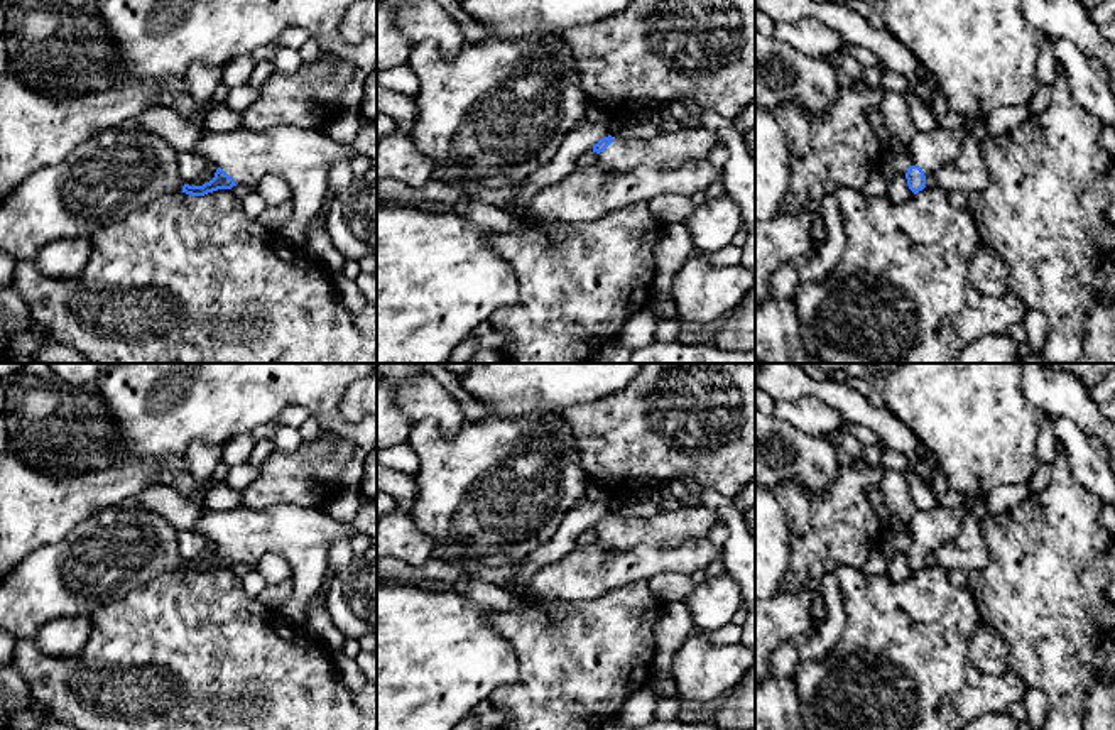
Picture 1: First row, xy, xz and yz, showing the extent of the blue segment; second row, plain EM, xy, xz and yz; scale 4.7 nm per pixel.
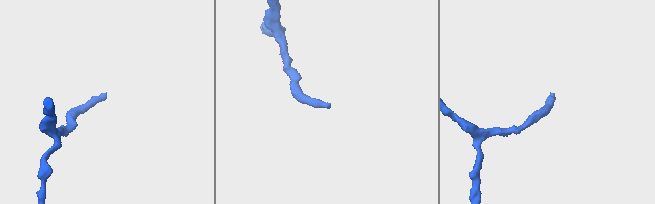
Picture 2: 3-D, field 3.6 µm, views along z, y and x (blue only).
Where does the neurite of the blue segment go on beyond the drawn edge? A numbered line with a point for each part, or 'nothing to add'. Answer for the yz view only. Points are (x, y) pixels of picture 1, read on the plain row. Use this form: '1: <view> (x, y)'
1: yz (930, 529)

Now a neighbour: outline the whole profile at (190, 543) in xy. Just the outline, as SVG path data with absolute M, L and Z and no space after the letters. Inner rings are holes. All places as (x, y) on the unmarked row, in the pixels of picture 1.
M182 529L177 534L177 548L184 563L193 561L208 544L209 541L194 529Z

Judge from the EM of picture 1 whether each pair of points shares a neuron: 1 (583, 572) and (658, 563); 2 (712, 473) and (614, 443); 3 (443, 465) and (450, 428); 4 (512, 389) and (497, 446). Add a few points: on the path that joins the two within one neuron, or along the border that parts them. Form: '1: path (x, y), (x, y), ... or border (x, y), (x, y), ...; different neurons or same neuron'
1: path (602, 570), (630, 568), (639, 563); same neuron
2: path (686, 467), (632, 468); same neuron
3: border (465, 421), (451, 438), (431, 421), (414, 423); different neurons
4: border (490, 409), (511, 418), (544, 414); different neurons

